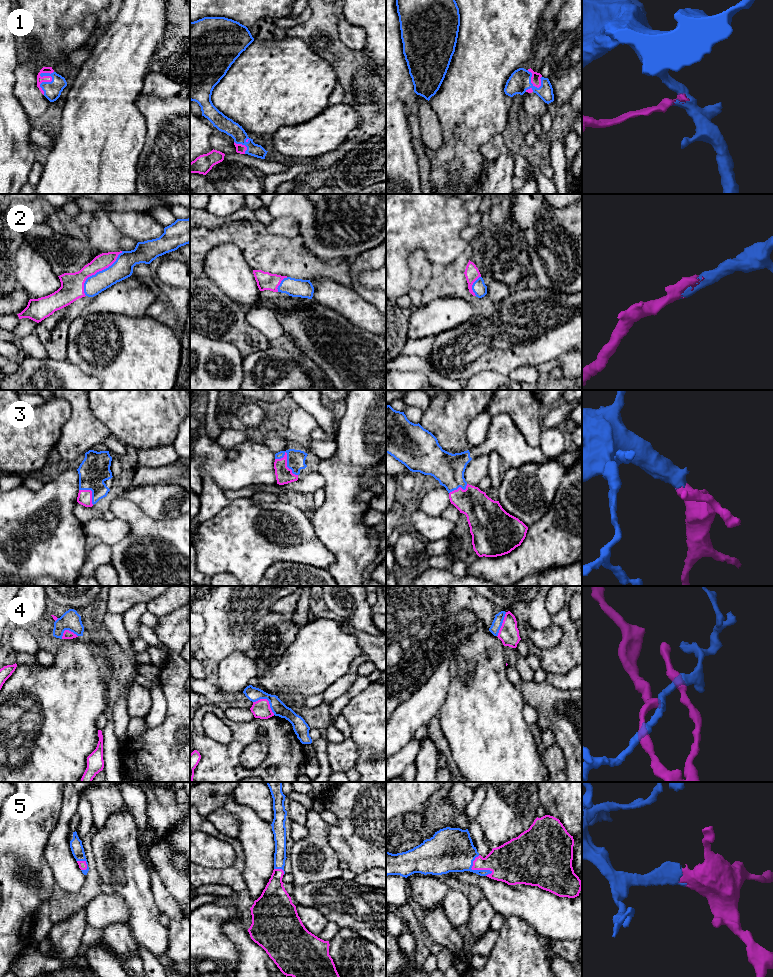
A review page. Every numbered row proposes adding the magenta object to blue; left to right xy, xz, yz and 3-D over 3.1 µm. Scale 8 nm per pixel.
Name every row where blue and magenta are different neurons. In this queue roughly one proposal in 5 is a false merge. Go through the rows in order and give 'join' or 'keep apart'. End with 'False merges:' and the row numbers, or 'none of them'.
1: join
2: join
3: join
4: keep apart
5: join
False merges: 4

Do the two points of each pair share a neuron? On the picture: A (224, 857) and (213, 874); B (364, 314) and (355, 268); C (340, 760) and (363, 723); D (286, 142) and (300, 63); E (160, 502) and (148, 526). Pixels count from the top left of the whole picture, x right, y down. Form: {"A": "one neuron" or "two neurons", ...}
{"A": "two neurons", "B": "two neurons", "C": "two neurons", "D": "two neurons", "E": "two neurons"}

